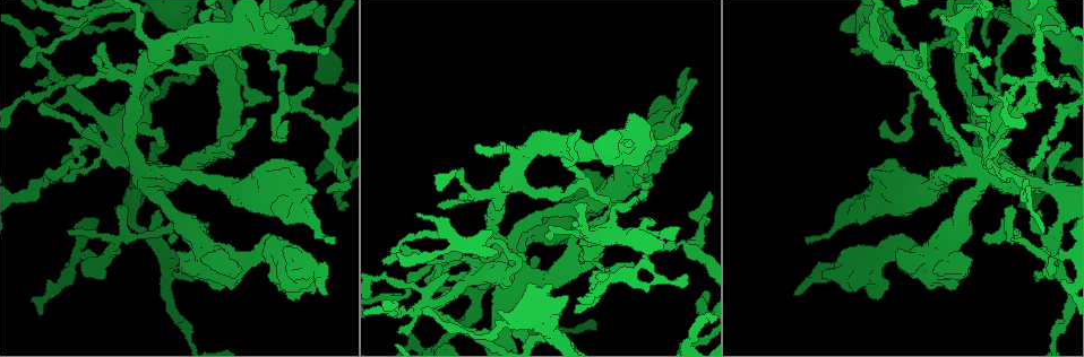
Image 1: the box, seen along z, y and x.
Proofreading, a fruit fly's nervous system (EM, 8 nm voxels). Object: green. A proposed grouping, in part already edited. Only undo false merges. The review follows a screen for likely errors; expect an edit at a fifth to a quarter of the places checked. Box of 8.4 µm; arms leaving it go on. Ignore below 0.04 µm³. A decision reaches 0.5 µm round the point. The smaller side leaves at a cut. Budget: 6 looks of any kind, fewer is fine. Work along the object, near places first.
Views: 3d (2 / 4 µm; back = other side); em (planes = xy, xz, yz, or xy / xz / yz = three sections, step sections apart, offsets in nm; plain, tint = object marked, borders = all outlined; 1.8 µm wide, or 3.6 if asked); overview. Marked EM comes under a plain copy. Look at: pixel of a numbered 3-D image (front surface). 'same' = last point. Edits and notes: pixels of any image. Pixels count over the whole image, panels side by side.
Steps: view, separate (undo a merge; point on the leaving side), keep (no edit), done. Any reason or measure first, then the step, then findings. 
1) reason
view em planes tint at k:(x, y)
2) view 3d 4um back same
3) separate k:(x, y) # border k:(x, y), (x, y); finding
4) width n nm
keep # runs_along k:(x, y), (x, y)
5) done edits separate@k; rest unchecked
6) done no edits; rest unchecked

a fork
view 3d 4um at 1:(597, 287)

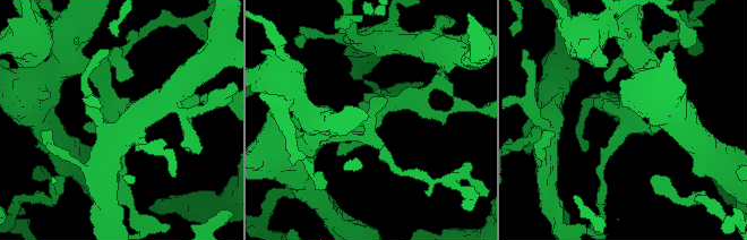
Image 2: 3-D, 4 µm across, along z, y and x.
shape alone is not enough
view em yz step 4 tint at 2:(115, 119)

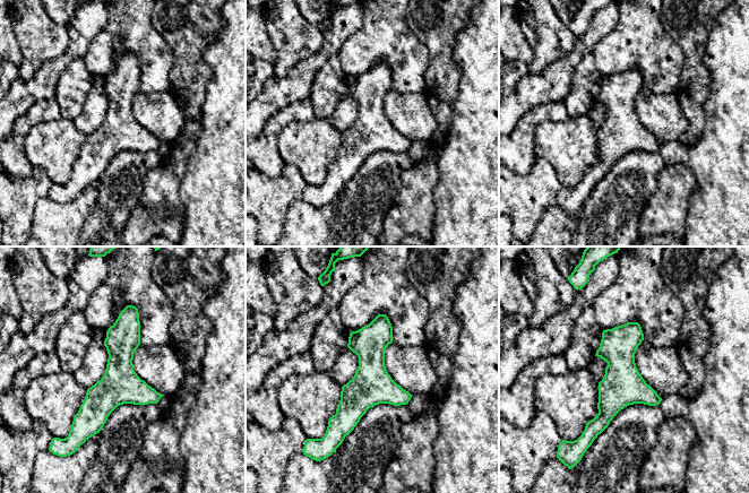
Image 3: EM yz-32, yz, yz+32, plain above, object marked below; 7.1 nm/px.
another direction
view em planes tint same

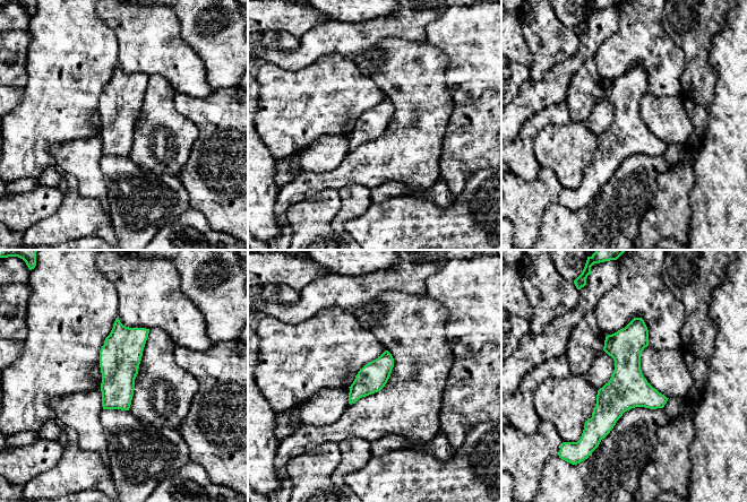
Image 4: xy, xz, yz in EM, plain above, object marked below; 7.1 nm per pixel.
keep # runs_along 4:(638, 320), (627, 387), (593, 434); continuous, no second cell

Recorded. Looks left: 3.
touches itself
view 3d 4um at 1:(83, 163)

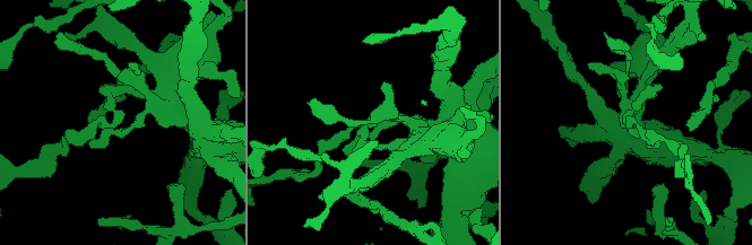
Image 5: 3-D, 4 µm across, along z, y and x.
now the EM
view em planes tint at 5:(115, 124)

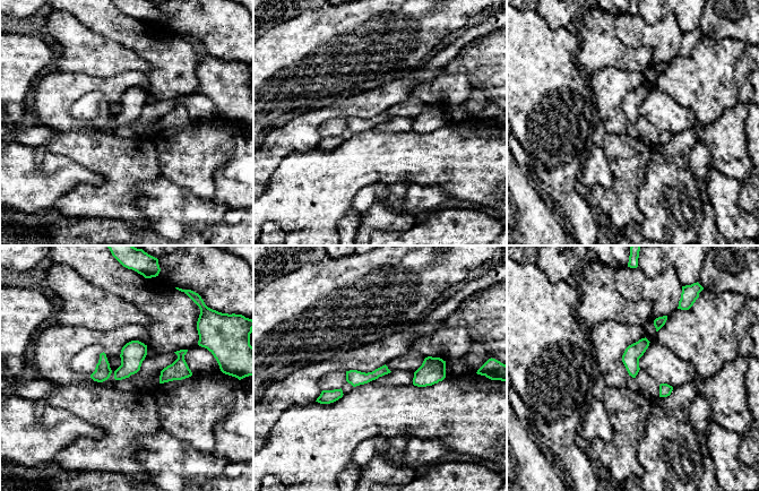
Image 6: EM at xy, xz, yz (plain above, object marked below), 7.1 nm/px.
width 100 nm
keep # continuous, no second cell

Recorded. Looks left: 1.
done no edits; rest unchecked

